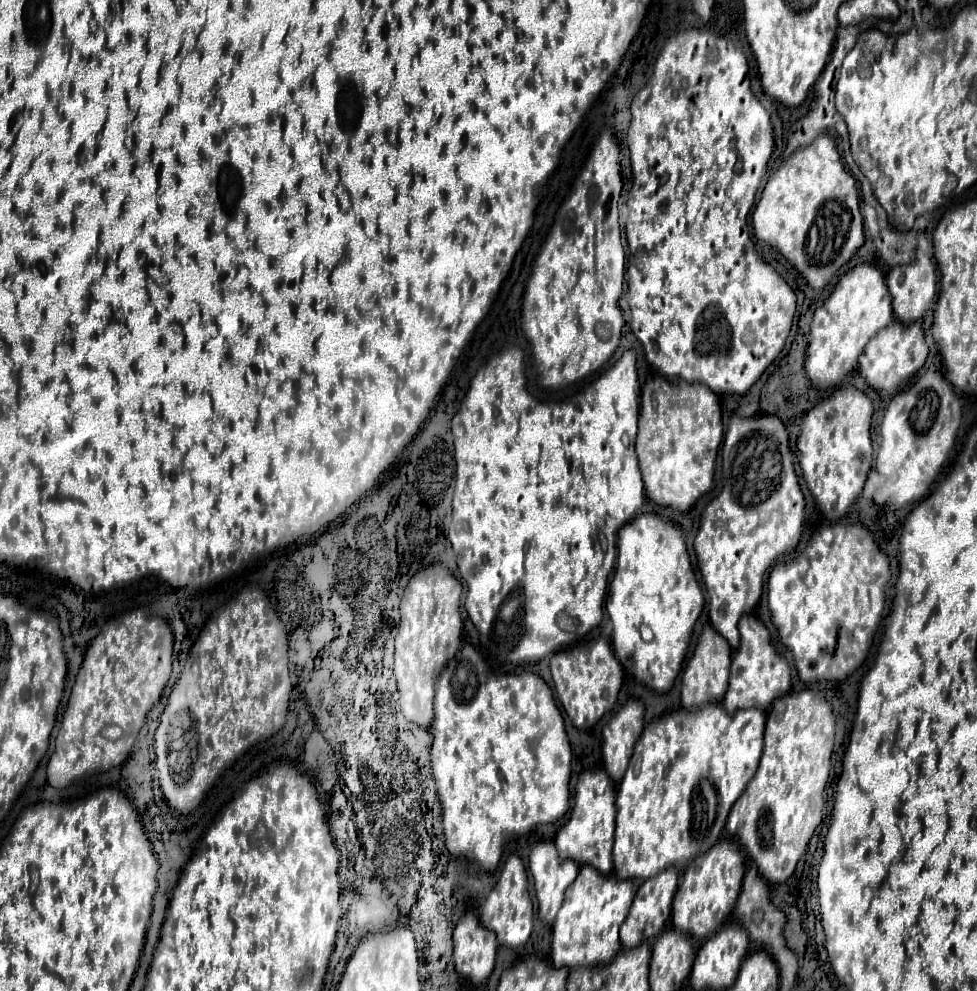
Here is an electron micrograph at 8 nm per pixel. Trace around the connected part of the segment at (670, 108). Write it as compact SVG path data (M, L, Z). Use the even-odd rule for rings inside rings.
M700 33L690 35L682 39L682 43L688 45L674 45L674 37L668 39L656 59L654 73L648 81L648 85L634 97L630 111L632 111L632 123L628 129L628 149L632 159L632 175L634 185L628 193L627 206L629 209L626 221L626 239L628 243L628 303L632 311L632 333L640 339L646 359L650 365L654 365L664 377L668 379L684 379L688 383L704 383L714 393L738 393L744 395L752 383L764 373L764 369L780 355L784 349L786 337L792 327L794 311L796 311L796 295L790 289L790 285L778 275L778 271L764 263L760 253L756 251L756 245L750 239L750 227L748 227L748 213L754 205L756 191L760 187L760 179L766 173L768 159L774 151L774 135L772 135L772 123L768 111L760 105L760 101L754 97L750 89L750 77L748 77L748 61L742 49L738 49L732 41L726 41L720 35L712 33ZM742 161L742 171L736 171L736 163Z

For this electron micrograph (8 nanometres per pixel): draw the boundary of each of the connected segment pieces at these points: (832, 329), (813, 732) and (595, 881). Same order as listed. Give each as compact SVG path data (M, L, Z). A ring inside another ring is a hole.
M860 263L846 271L812 319L806 357L806 373L812 385L822 389L836 387L856 367L864 345L892 321L892 299L888 297L884 273L870 263Z
M812 689L786 693L766 713L760 765L740 801L732 805L726 829L746 847L764 879L772 883L782 883L794 873L798 859L822 821L822 793L830 777L834 725L832 705L820 691Z
M580 865L576 881L566 889L564 905L552 925L552 963L554 967L576 969L580 965L610 963L620 949L618 929L628 915L636 887L634 881L616 881L614 873L604 877L590 865Z

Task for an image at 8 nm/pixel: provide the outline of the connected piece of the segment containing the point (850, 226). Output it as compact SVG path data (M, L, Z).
M826 133L816 137L810 145L796 149L788 155L778 171L772 173L768 183L764 185L762 197L752 213L754 235L760 241L776 247L814 289L824 289L824 285L850 261L854 251L864 243L864 227L858 205L858 189L856 181L846 173L836 141Z

